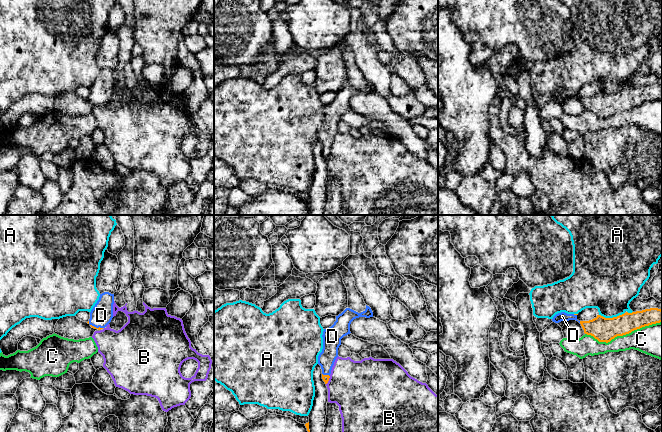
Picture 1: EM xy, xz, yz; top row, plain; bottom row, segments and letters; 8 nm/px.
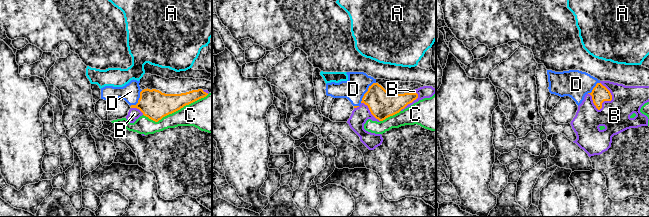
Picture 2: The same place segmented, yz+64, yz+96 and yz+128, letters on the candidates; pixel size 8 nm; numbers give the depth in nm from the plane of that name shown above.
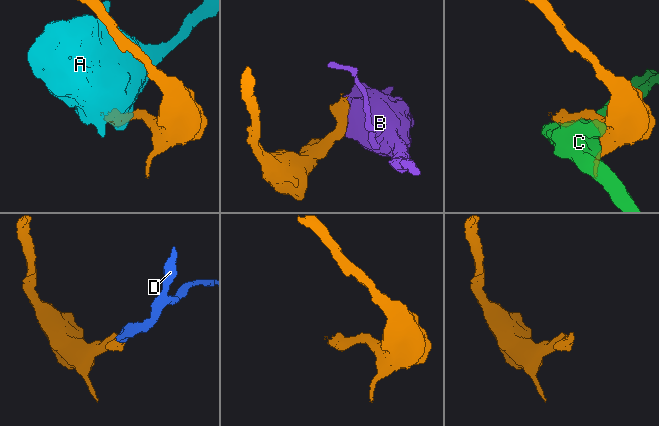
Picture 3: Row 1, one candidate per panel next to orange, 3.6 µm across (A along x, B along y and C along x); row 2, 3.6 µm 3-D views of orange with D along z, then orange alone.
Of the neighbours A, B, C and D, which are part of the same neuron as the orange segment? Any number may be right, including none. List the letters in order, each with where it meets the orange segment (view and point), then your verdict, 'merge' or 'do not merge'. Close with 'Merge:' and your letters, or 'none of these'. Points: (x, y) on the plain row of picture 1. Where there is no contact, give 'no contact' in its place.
A: yz (611, 94) | do not merge
B: xz (328, 156) | do not merge
C: yz (623, 110) | do not merge
D: xy (95, 103) | merge
Merge: D

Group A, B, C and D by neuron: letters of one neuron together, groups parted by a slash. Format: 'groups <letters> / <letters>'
groups A / B / C / D

